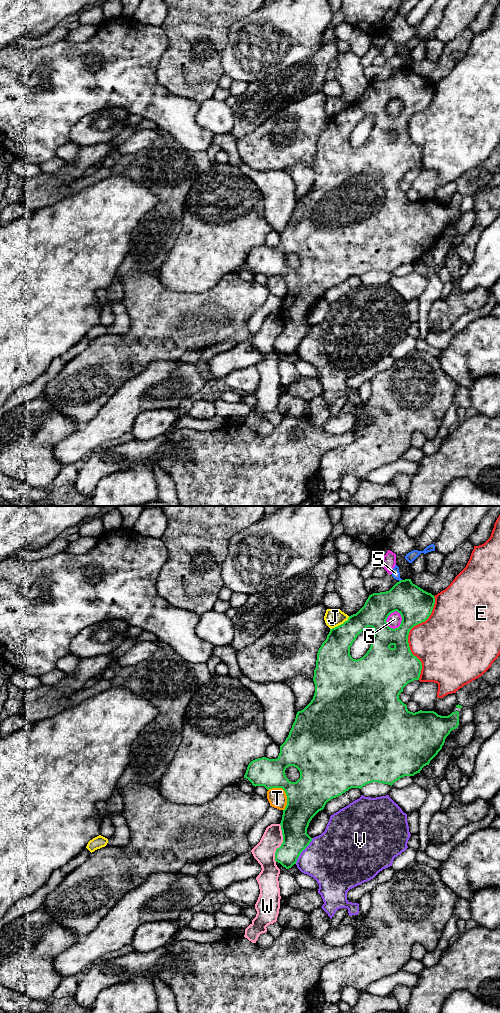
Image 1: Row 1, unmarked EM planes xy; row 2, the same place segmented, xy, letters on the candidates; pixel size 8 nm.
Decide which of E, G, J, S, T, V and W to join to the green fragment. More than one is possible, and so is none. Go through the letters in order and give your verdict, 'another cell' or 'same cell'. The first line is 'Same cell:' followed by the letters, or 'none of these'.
Same cell: none of these
E: another cell
G: another cell
J: another cell
S: another cell
T: another cell
V: another cell
W: another cell

